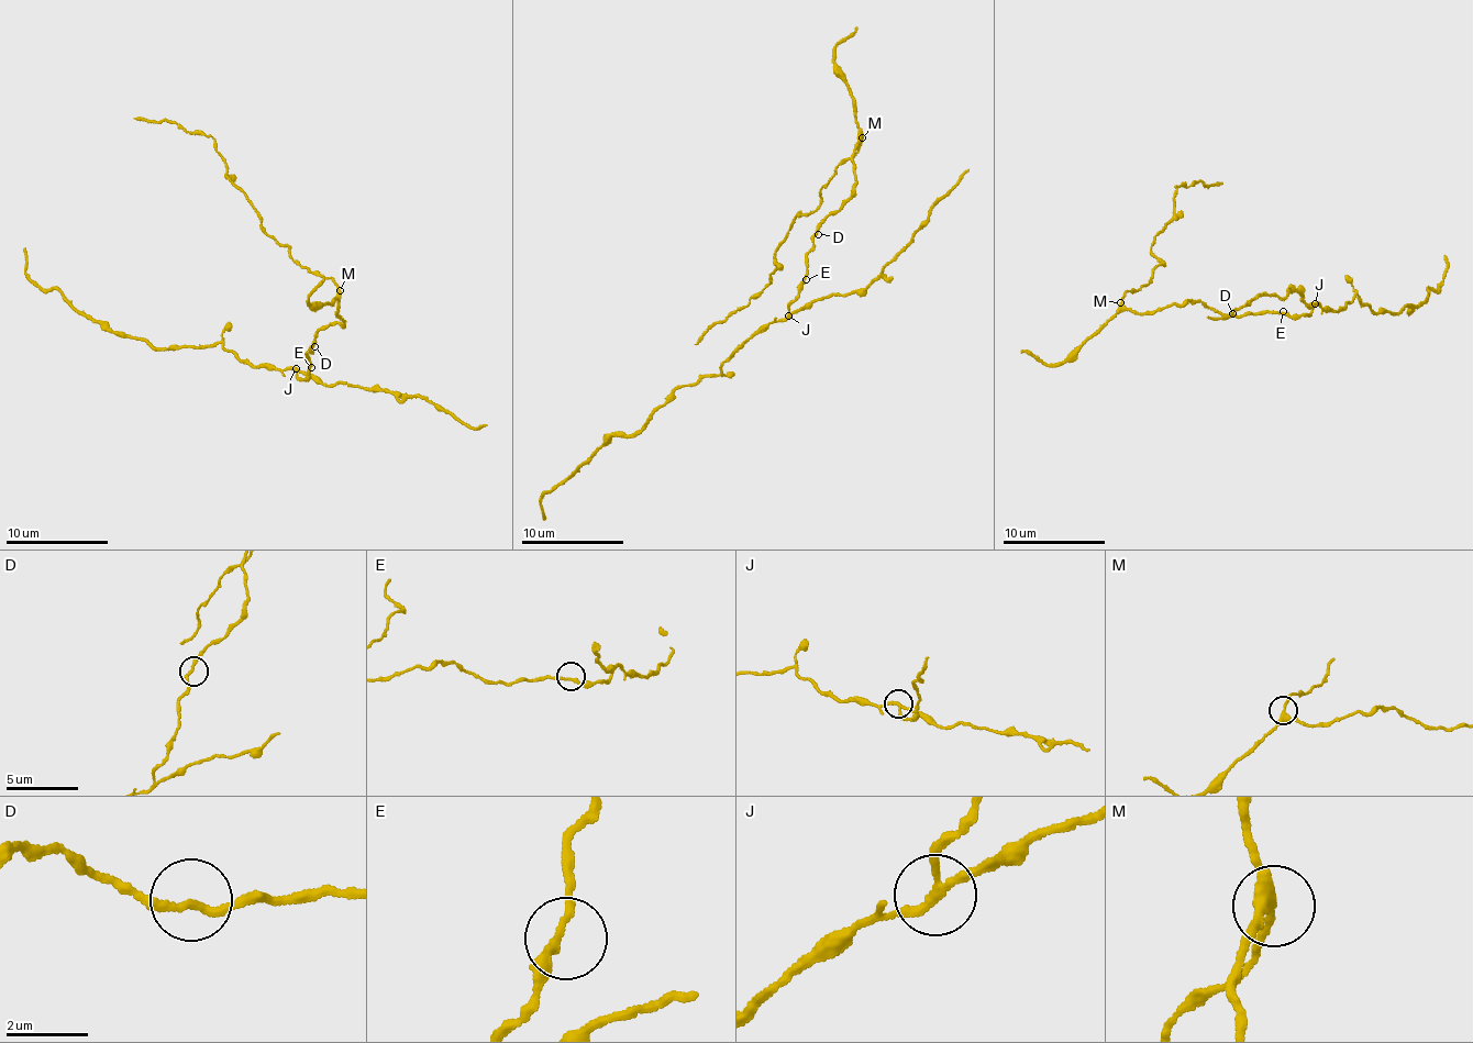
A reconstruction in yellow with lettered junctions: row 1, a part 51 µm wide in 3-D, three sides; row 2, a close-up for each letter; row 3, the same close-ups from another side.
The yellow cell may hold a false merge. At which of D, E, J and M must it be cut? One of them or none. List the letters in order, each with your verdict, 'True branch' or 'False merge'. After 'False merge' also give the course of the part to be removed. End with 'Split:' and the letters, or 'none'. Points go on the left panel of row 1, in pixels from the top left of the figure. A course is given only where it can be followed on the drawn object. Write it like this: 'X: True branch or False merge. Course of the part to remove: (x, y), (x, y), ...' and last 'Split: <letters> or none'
D: True branch
E: True branch
J: False merge. Course of the part to remove: (296, 368), (253, 366), (221, 342), (175, 350), (117, 335), (56, 290), (41, 287), (30, 278), (23, 248)
M: True branch
Split: J

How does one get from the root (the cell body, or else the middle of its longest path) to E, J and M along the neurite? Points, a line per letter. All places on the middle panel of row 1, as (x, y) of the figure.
E: (815, 232), (806, 279)
J: (815, 232), (806, 279), (800, 284), (789, 314)
M: (815, 232), (826, 217), (843, 206), (854, 187), (855, 142), (862, 137)

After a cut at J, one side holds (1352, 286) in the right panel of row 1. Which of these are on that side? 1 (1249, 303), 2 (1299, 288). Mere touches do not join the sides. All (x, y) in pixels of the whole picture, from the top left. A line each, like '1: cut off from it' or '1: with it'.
1: with it
2: with it

